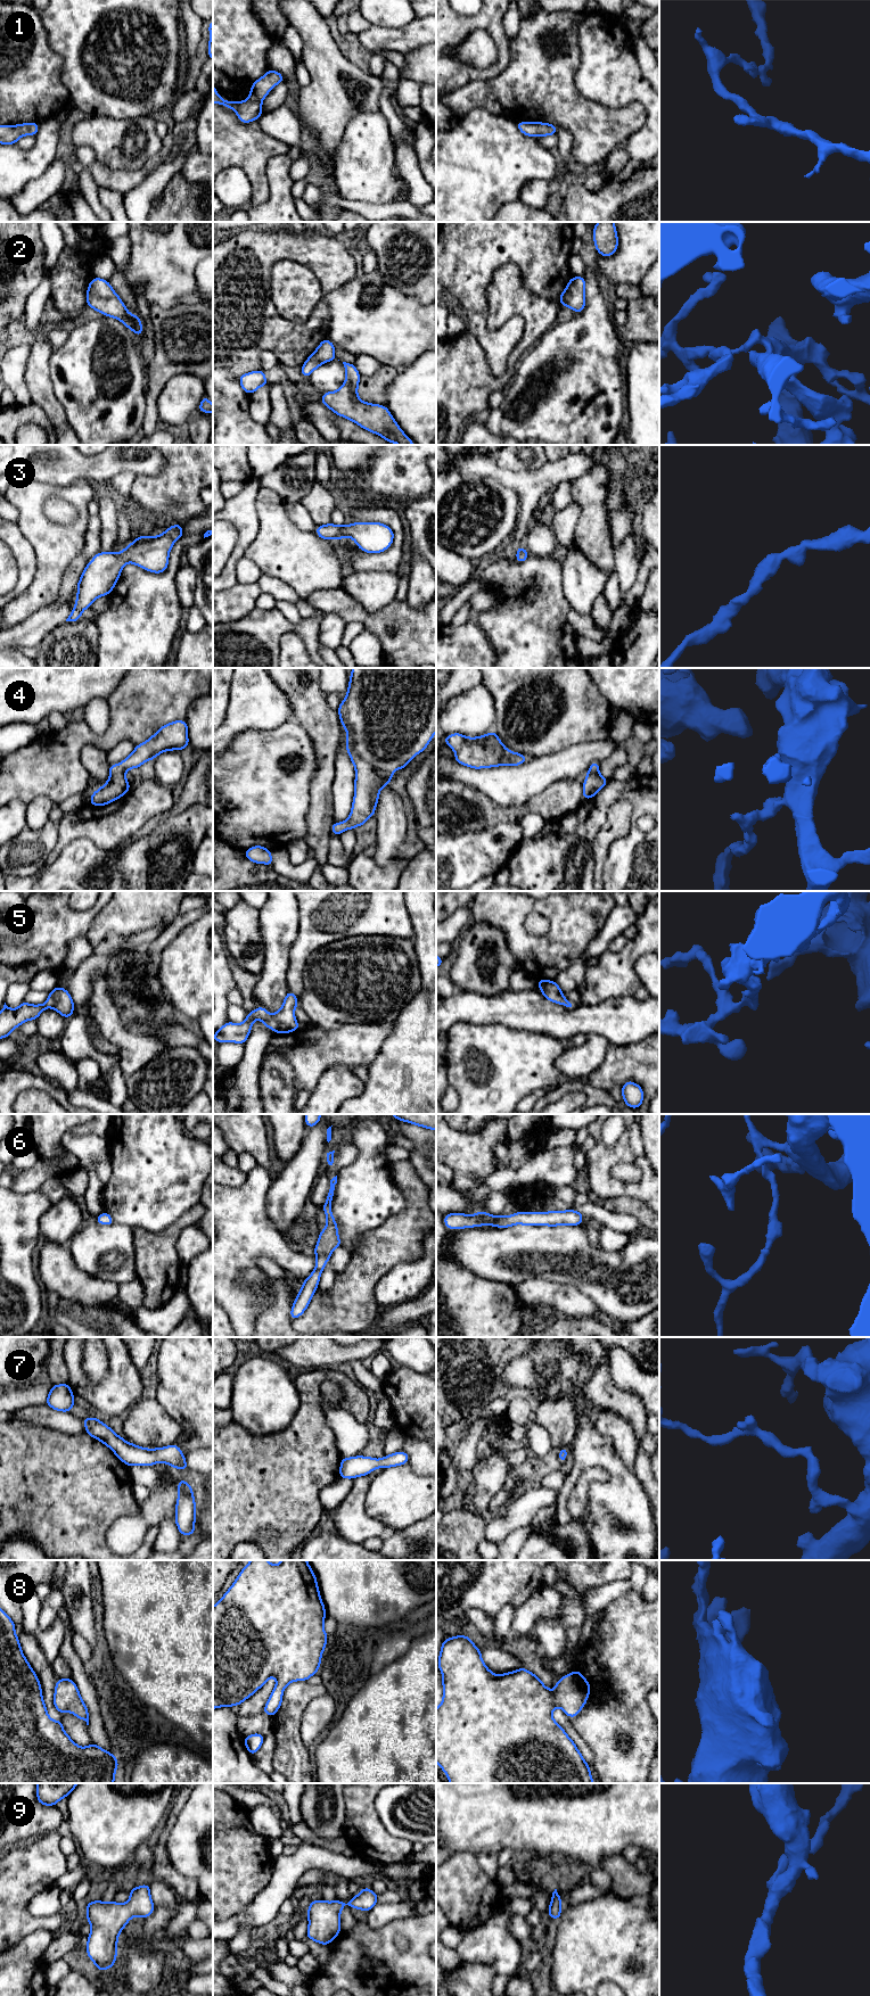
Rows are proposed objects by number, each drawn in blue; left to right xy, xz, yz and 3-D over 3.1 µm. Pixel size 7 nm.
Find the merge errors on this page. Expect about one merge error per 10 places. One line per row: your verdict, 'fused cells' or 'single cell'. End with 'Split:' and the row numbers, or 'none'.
1: single cell
2: single cell
3: single cell
4: single cell
5: single cell
6: single cell
7: single cell
8: single cell
9: single cell
Split: none

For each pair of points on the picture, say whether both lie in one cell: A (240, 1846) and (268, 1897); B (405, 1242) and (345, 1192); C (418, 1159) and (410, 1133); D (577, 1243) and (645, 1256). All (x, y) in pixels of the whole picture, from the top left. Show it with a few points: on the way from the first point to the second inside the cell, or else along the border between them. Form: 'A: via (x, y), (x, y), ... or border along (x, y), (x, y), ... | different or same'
A: border along (275, 1864), (269, 1885), (246, 1908) | different
B: border along (404, 1207), (359, 1237) | different
C: via (418, 1153), (418, 1141), (416, 1139) | same
D: via (594, 1259), (628, 1259) | same

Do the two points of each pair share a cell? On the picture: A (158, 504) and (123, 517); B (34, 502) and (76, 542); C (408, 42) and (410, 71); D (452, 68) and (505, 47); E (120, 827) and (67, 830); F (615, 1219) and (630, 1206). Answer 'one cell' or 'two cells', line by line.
A: two cells
B: one cell
C: two cells
D: one cell
E: one cell
F: two cells

